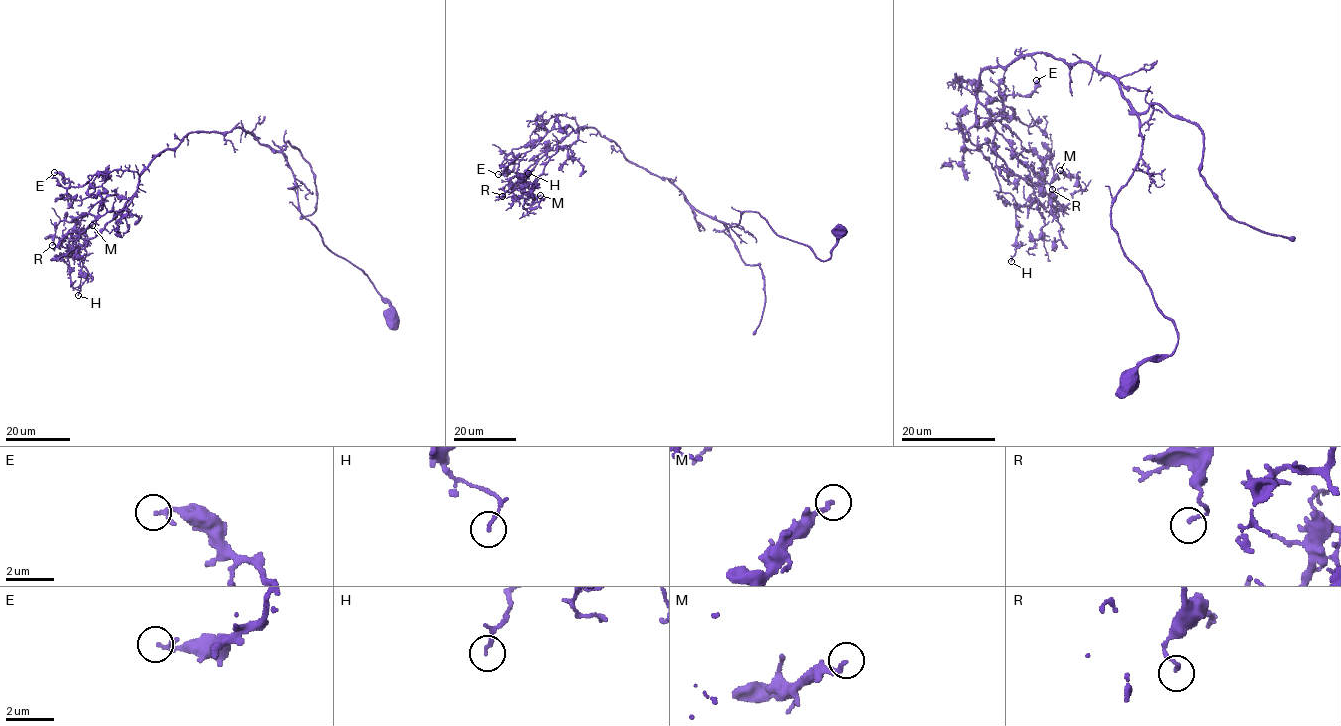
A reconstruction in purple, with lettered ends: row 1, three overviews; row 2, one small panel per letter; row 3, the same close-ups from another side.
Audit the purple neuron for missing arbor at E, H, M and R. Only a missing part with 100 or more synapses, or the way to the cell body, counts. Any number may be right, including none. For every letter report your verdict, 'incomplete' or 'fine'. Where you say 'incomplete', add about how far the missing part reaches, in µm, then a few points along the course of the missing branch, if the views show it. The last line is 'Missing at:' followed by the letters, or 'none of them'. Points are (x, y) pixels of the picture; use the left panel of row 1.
E: fine
H: fine
M: fine
R: fine
Missing at: none of them

